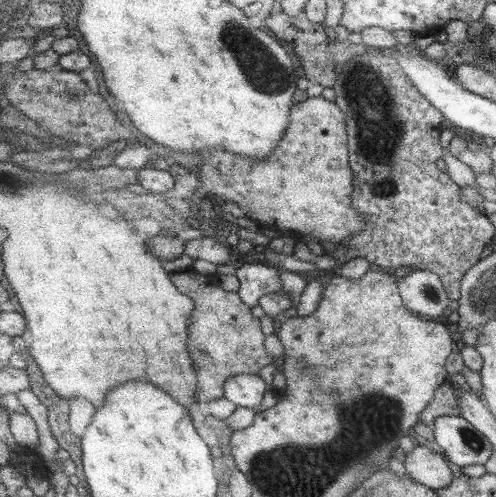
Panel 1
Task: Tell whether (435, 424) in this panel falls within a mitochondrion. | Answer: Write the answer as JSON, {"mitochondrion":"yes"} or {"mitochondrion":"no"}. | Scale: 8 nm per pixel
{"mitochondrion":"no"}

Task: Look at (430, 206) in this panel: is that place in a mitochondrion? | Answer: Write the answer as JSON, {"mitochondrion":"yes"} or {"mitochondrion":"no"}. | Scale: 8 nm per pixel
{"mitochondrion":"no"}

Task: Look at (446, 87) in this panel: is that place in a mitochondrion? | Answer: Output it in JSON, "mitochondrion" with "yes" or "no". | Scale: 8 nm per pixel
{"mitochondrion":"no"}

